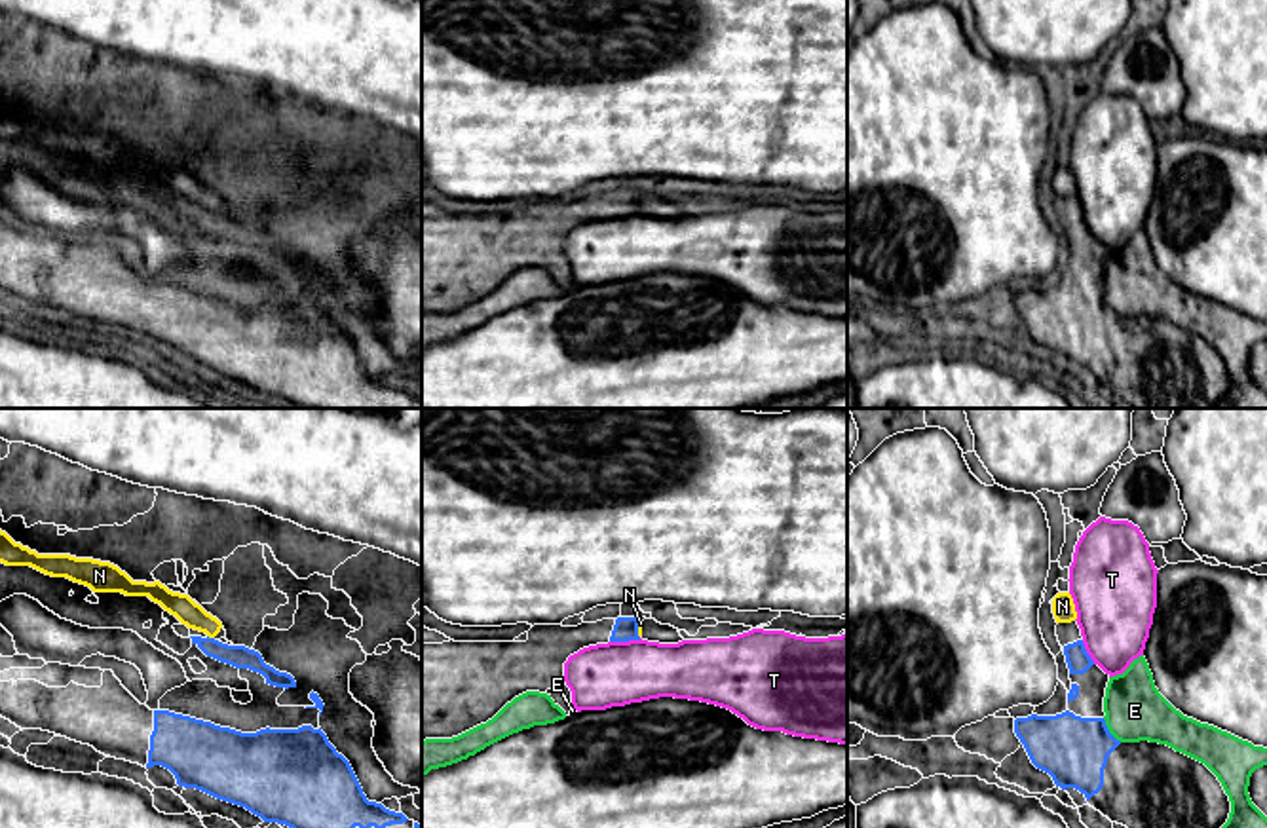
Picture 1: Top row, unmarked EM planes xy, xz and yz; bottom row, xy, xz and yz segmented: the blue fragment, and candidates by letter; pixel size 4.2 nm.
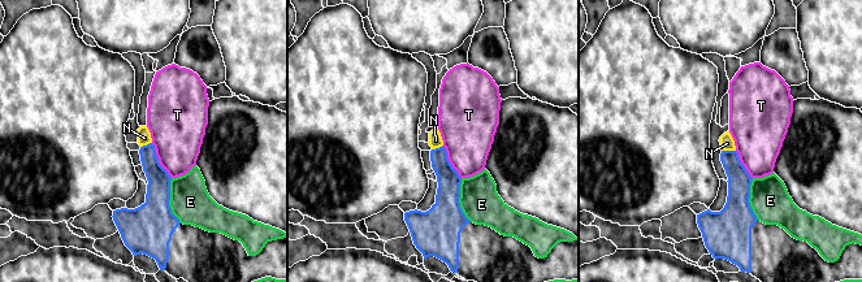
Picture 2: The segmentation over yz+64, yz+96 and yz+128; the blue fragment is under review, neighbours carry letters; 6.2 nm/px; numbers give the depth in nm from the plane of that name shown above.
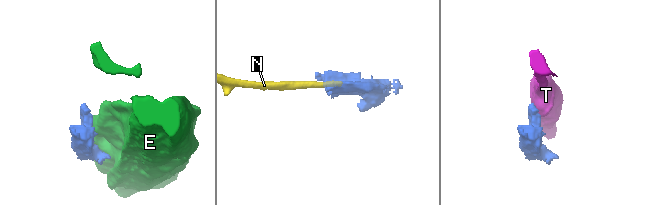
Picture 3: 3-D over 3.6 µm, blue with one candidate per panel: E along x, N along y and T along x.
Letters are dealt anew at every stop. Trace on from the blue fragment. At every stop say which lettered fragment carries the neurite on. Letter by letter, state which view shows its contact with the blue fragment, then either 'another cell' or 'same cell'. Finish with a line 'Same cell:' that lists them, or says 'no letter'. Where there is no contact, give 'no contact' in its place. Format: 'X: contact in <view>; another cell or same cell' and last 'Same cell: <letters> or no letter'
E: contact in yz; another cell
N: contact in xy; another cell
T: contact in xz; another cell
Same cell: no letter

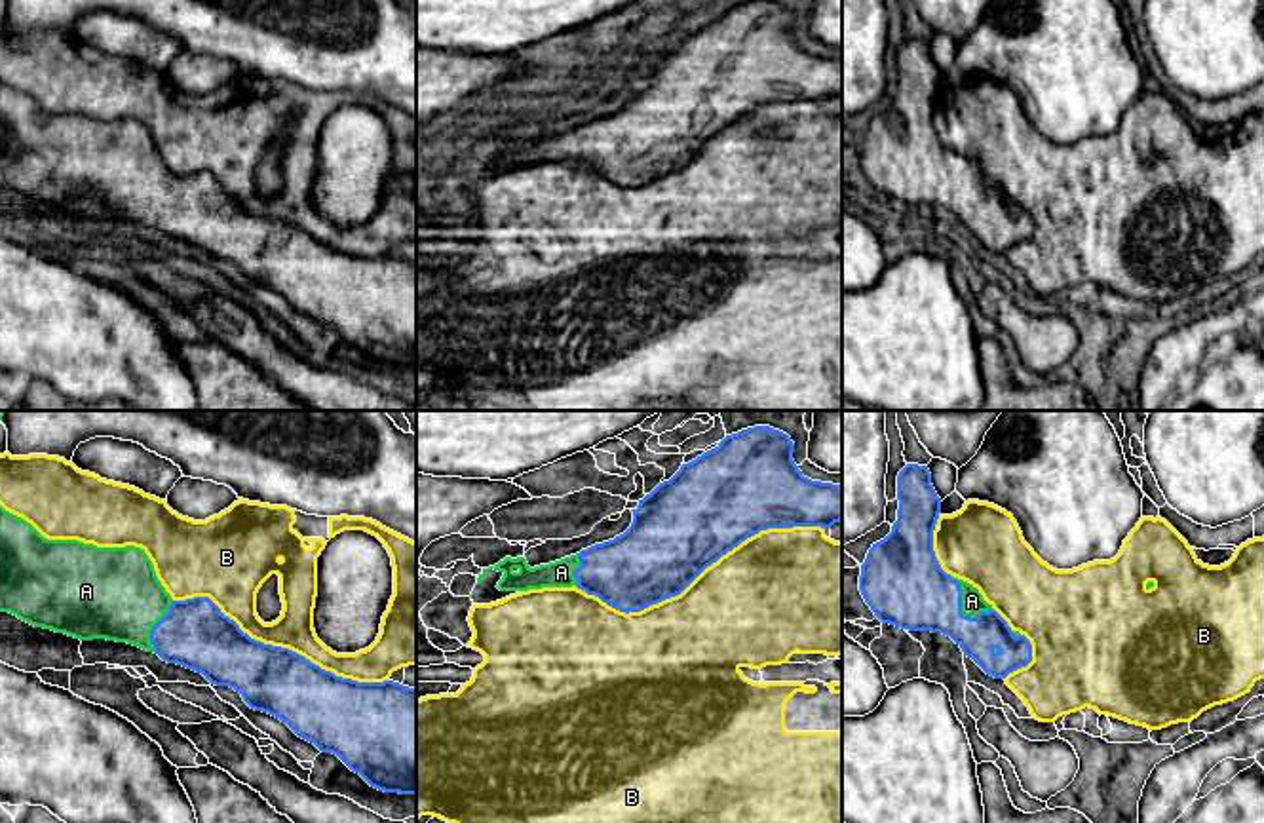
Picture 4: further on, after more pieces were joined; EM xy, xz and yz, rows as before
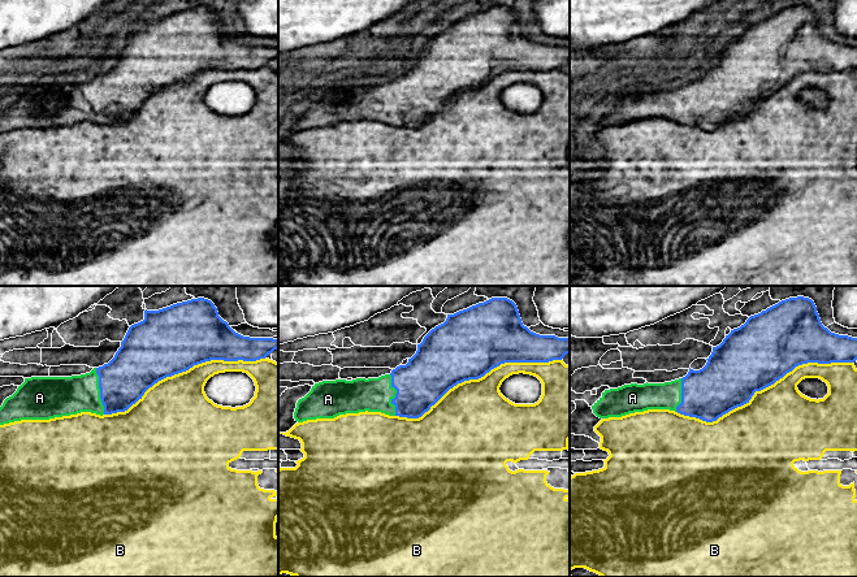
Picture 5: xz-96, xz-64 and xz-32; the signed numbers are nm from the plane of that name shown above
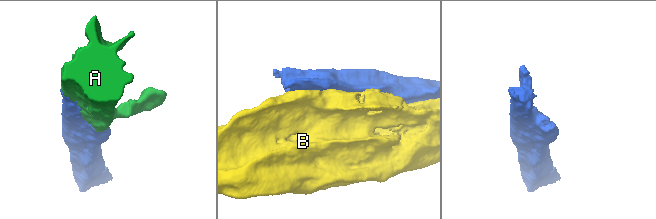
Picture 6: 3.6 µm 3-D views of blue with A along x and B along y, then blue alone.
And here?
A: contact in yz; same cell
B: contact in xz; another cell
Same cell: A

